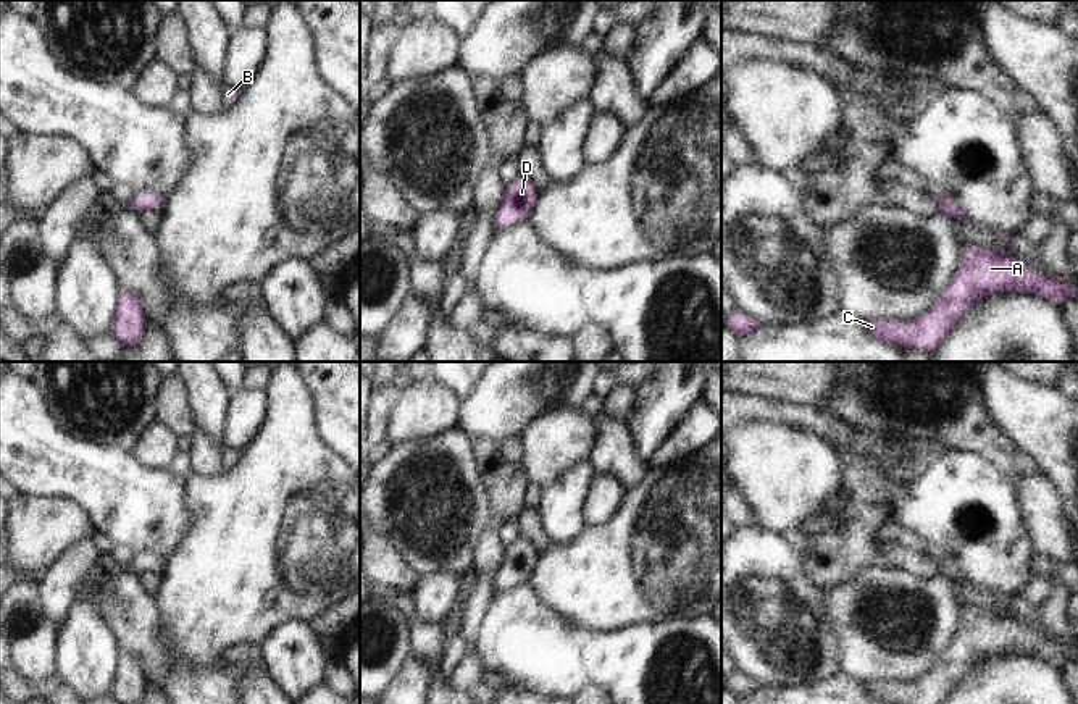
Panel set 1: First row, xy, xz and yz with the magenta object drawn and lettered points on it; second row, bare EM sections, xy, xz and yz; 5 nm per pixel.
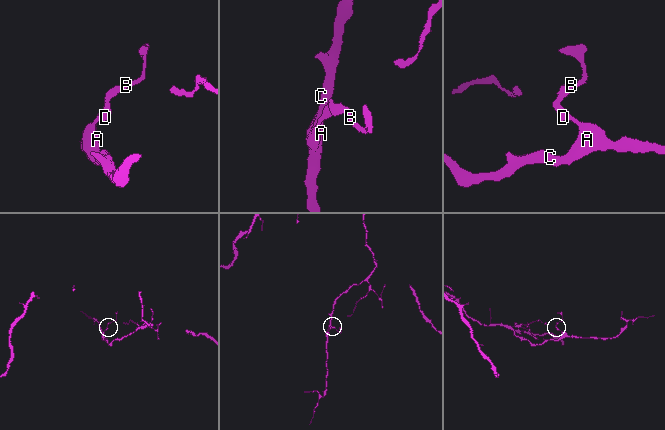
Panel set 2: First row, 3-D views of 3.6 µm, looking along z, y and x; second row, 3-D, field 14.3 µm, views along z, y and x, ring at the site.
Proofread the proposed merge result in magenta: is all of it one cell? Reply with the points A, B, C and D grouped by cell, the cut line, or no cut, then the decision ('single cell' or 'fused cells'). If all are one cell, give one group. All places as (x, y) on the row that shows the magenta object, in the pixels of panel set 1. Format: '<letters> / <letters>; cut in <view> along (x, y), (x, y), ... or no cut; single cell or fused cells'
A B C D; no cut; single cell

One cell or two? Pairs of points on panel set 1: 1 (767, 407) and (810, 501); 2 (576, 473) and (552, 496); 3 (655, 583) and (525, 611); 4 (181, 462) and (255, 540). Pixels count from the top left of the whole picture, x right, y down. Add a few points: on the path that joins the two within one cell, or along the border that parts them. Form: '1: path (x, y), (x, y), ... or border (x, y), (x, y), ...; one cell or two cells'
1: border (738, 423), (786, 420), (810, 431); two cells
2: path (570, 480), (559, 491); one cell
3: border (528, 580), (544, 603), (581, 627); two cells
4: border (191, 472), (181, 481); two cells

